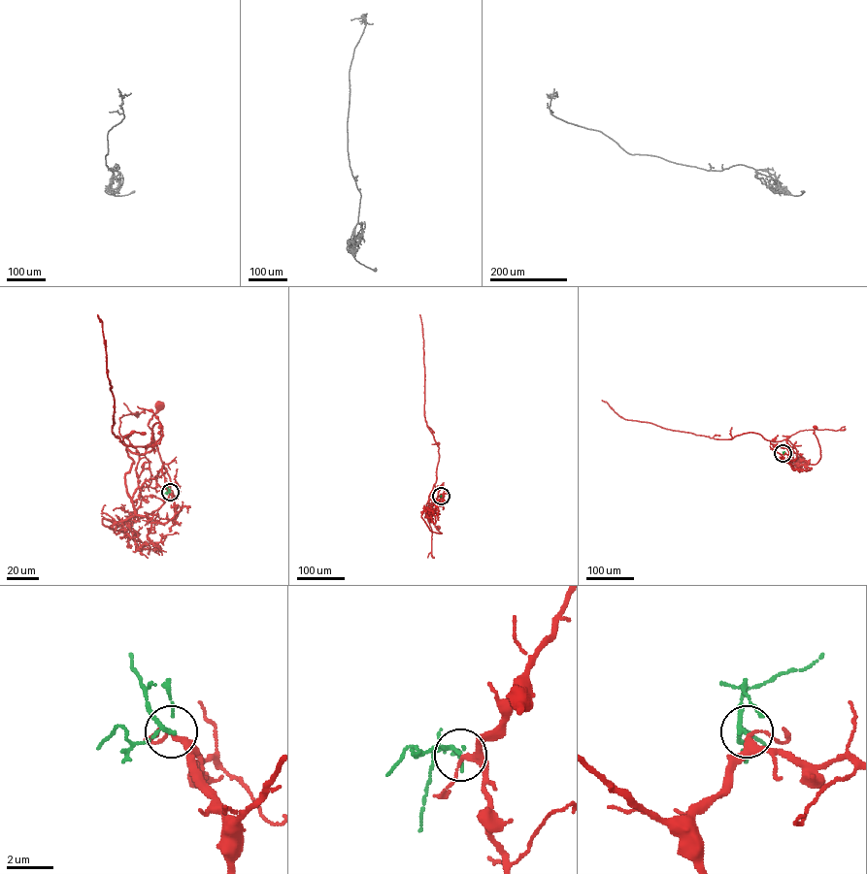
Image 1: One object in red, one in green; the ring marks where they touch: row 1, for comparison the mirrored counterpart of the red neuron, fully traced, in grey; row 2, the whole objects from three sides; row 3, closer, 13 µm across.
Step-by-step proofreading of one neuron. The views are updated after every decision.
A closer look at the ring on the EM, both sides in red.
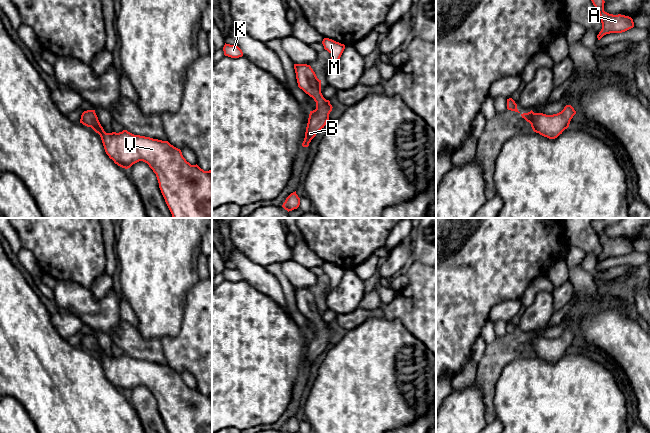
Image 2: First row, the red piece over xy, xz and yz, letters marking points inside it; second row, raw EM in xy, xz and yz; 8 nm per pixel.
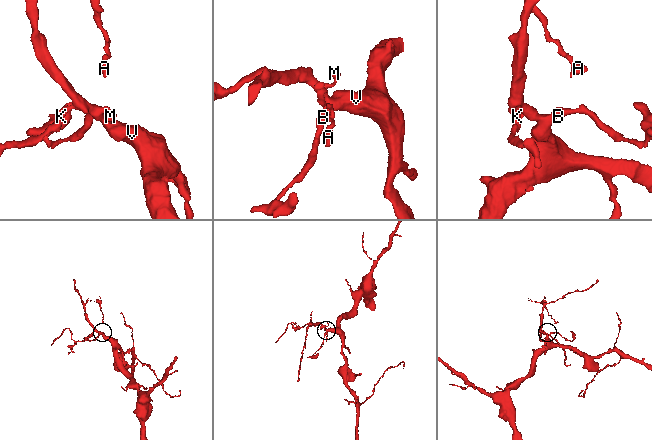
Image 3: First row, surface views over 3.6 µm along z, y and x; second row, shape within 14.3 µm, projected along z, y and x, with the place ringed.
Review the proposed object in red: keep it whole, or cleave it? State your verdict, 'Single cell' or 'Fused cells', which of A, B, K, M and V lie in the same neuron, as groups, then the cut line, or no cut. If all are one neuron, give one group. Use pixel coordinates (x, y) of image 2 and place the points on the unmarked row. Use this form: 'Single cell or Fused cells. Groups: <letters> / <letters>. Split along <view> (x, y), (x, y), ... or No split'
Single cell. Groups: A B K M V. No split

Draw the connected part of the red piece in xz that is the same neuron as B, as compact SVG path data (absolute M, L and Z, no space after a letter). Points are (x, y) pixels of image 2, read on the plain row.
M294 288L298 311L316 326L316 333L310 335L308 347L305 356L303 371L308 371L316 358L324 352L329 344L329 338L332 335L332 329L321 317L321 304L319 304L307 288Z

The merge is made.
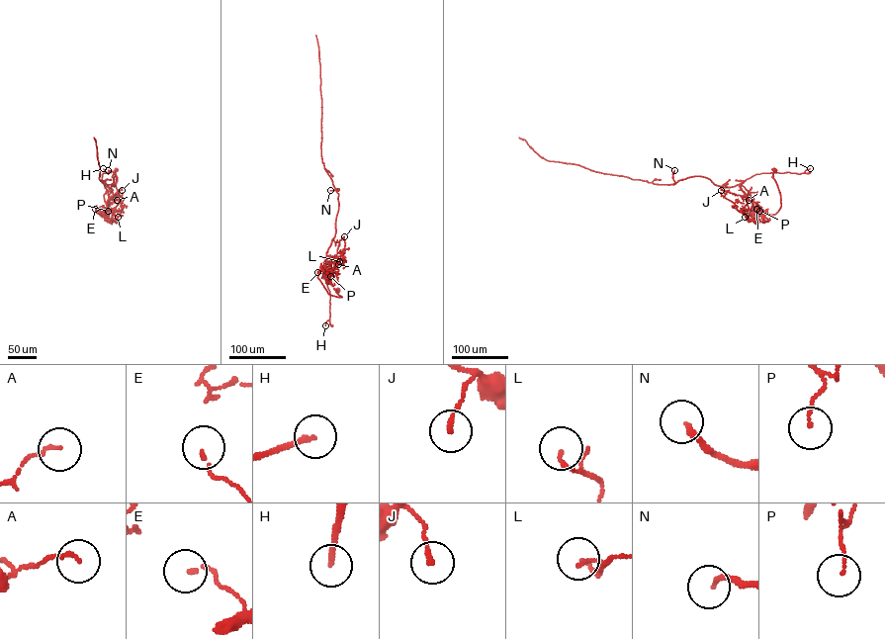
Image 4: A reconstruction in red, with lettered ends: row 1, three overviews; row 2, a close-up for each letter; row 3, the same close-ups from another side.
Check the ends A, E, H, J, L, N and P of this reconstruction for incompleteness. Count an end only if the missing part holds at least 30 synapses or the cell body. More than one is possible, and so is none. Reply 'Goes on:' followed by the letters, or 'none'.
Goes on: none

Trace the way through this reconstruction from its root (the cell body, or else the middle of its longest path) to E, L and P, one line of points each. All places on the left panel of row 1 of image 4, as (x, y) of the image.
E: (116, 170), (112, 177), (119, 203), (104, 215), (95, 209)
L: (116, 170), (112, 177), (120, 203), (104, 215), (96, 212), (110, 209), (113, 218), (118, 217)
P: (116, 170), (112, 177), (120, 203), (104, 215), (96, 212), (107, 209), (109, 199), (108, 211)

